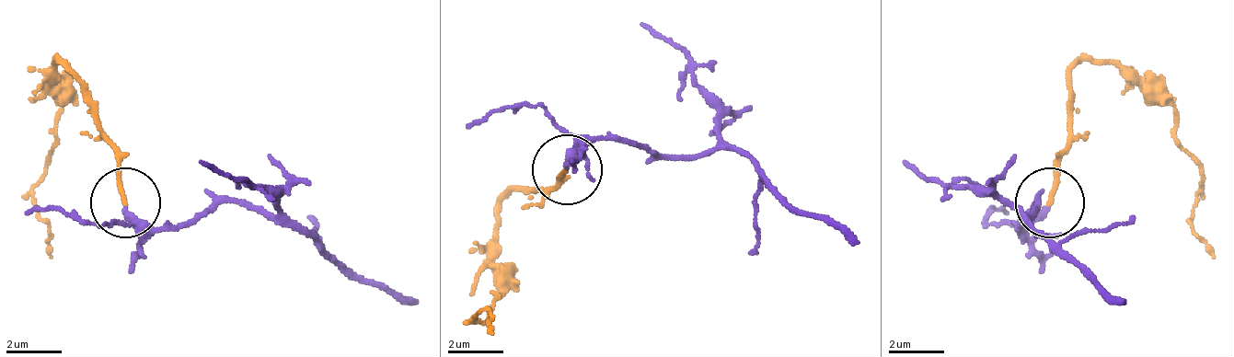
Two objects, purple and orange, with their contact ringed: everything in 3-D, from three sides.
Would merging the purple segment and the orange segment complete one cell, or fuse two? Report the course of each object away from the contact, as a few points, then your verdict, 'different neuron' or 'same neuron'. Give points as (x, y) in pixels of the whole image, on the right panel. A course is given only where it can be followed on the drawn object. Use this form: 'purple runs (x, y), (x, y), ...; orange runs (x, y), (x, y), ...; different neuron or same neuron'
purple runs (1051, 204), (1017, 225), (1037, 204), (1031, 218), (1093, 281), (1121, 302); orange runs (1051, 204), (1072, 72), (1086, 58), (1114, 58), (1177, 113), (1177, 142), (1197, 162), (1191, 218), (1212, 259); same neuron

